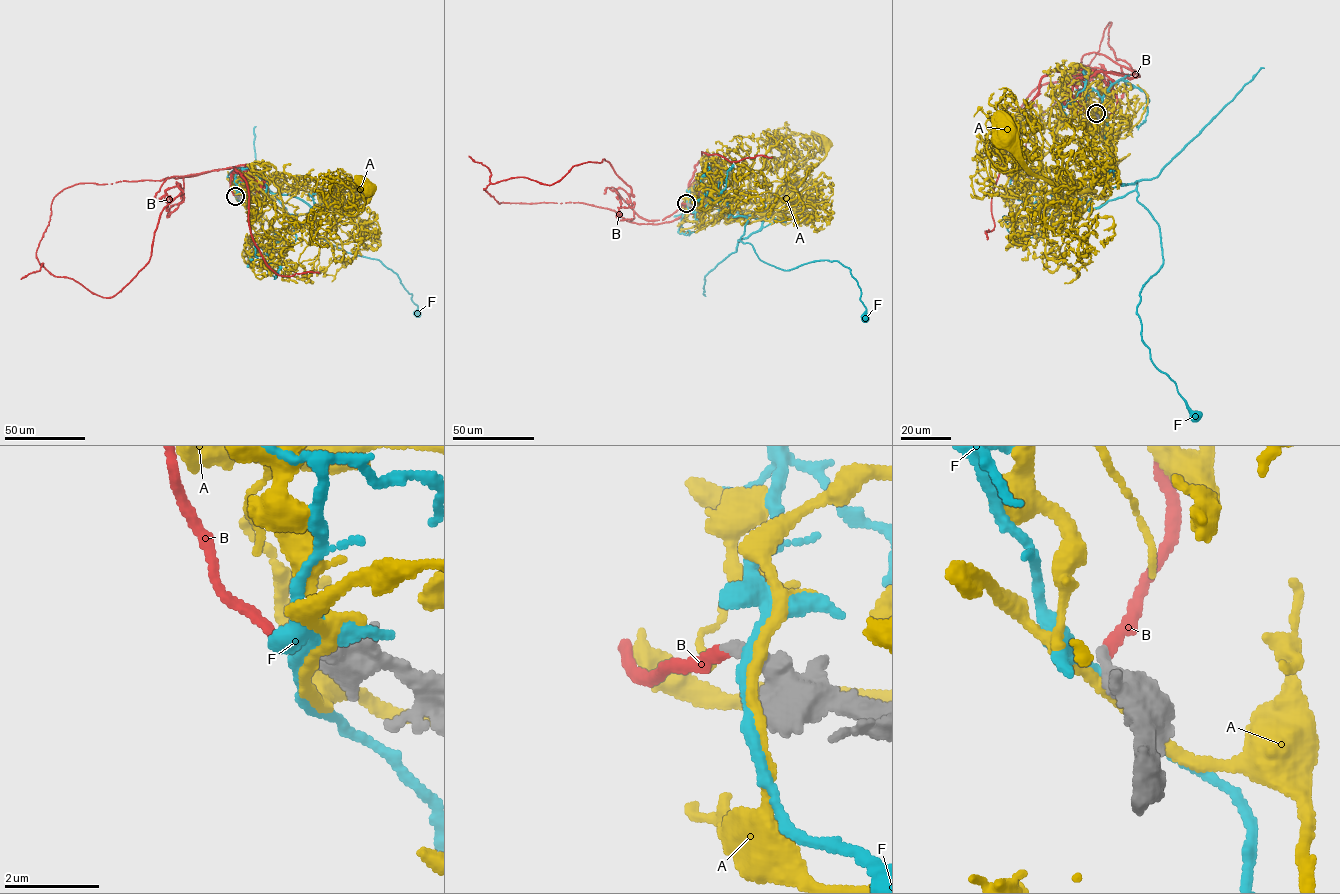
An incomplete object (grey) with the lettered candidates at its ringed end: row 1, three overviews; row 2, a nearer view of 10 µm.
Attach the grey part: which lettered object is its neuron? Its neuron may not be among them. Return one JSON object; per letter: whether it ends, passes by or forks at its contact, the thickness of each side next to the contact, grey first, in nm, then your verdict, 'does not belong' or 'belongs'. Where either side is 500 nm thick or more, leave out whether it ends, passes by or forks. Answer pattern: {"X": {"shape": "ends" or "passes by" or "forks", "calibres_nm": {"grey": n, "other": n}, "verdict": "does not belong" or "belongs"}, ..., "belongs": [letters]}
{"A": {"calibres_nm": {"grey": 550, "other": 220}, "verdict": "does not belong"}, "B": {"shape": "ends", "calibres_nm": {"grey": 280, "other": 240}, "verdict": "belongs"}, "F": {"shape": "passes by", "calibres_nm": {"grey": 480, "other": 200}, "verdict": "does not belong"}, "belongs": ["B"]}

